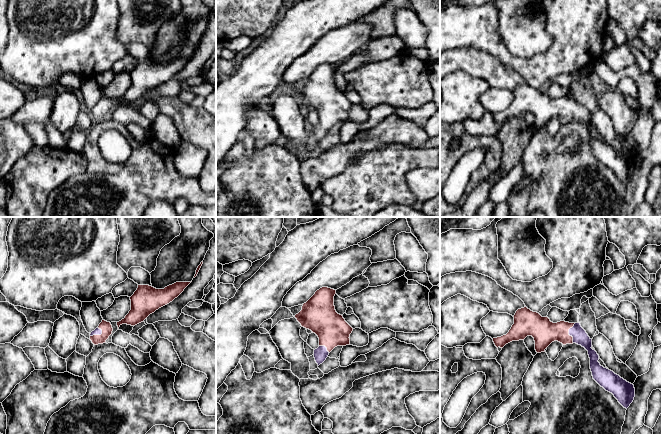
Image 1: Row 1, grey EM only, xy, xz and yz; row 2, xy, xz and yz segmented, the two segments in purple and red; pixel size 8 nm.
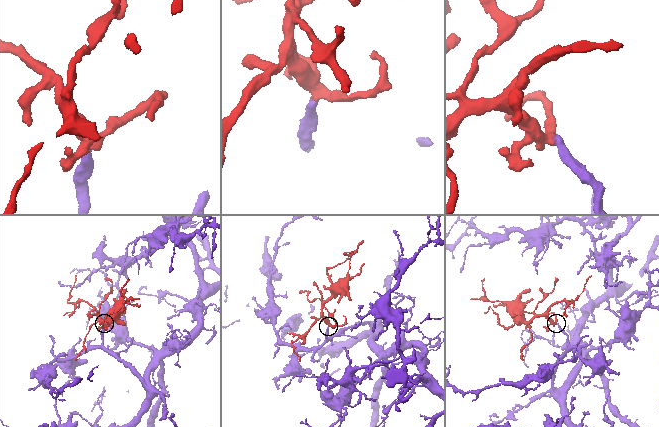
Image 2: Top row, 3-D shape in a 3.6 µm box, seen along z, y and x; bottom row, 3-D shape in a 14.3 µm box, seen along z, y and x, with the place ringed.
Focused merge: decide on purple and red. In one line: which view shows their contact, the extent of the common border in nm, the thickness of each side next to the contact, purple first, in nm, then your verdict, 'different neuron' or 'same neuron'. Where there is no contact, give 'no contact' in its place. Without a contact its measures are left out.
contact in yz; length 160 nm; calibres 120 and 200 nm; same neuron

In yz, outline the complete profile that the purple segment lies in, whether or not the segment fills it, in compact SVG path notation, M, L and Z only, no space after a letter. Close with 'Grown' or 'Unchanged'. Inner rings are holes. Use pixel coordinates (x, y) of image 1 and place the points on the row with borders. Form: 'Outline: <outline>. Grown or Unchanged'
Outline: M527 307L518 309L513 317L514 324L509 332L501 337L493 338L497 348L503 348L512 341L524 340L527 336L534 338L537 353L545 352L545 349L554 341L563 345L576 343L588 351L593 379L606 391L612 393L624 408L627 409L633 402L634 385L600 365L599 355L591 348L592 339L579 322L553 323L548 317L542 317Z. Grown

